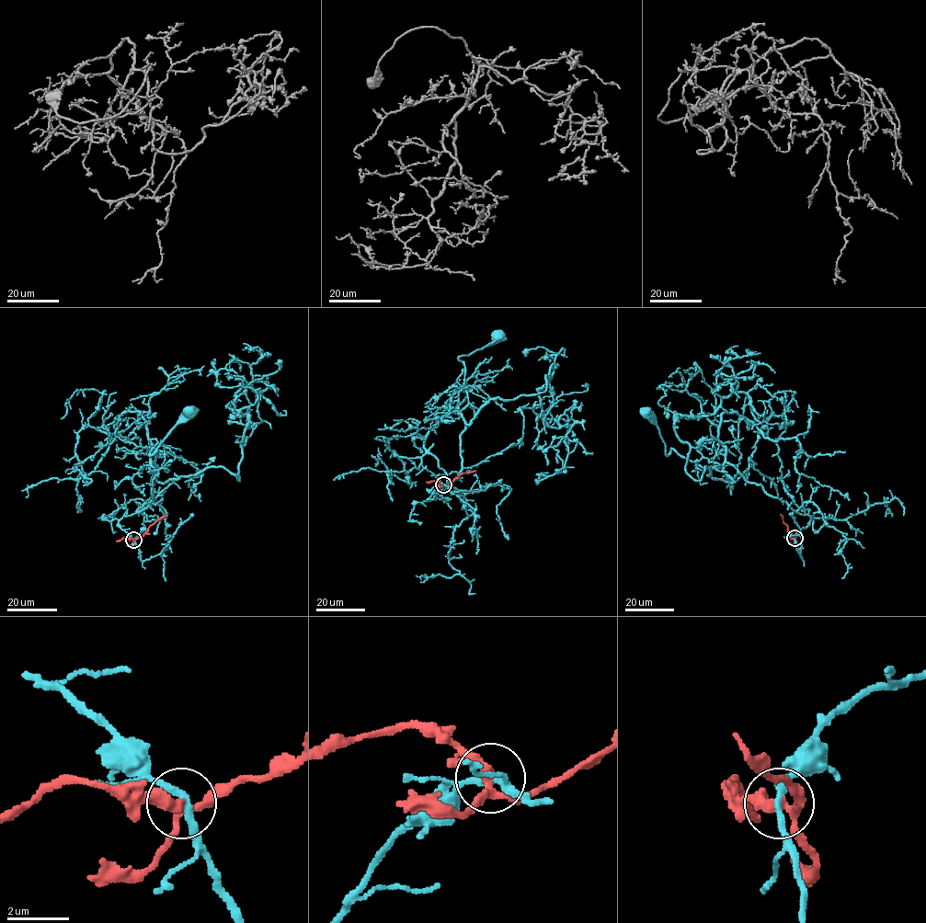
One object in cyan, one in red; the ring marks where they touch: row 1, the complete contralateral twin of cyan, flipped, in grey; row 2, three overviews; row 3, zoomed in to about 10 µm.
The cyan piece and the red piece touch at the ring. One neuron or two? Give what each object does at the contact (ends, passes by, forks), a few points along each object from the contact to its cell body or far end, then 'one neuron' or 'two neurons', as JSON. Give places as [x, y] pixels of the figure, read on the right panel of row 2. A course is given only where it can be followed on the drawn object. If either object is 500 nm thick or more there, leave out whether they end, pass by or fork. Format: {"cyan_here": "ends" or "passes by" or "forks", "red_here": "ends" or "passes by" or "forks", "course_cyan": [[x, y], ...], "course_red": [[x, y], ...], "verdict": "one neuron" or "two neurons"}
{"cyan_here": "passes by", "red_here": "forks", "course_cyan": [[794, 538], [808, 515], [728, 463], [704, 468], [672, 448], [666, 454], [645, 412]], "course_red": [[794, 538], [781, 514]], "verdict": "two neurons"}

